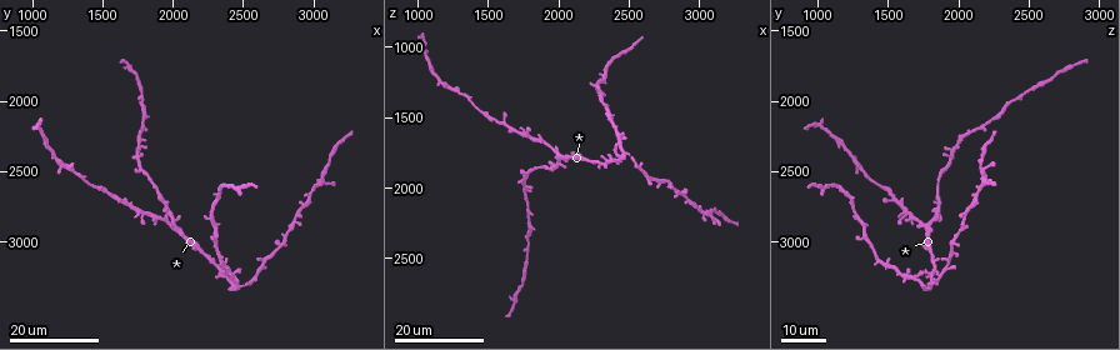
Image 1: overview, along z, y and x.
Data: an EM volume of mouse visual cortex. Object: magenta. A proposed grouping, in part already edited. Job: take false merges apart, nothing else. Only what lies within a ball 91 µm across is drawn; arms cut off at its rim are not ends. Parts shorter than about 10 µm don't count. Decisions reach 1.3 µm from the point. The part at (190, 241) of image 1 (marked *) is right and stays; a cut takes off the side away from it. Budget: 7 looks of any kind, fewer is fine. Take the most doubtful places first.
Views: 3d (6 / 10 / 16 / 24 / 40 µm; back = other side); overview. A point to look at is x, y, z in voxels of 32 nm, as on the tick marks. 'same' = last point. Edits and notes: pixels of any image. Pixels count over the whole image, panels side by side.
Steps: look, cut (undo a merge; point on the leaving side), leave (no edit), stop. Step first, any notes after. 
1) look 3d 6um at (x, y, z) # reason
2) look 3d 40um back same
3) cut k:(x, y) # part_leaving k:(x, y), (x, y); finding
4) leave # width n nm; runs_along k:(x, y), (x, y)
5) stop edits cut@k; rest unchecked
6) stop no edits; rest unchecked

look 3d 16um at (1760, 1940, 2460) # calibre changes

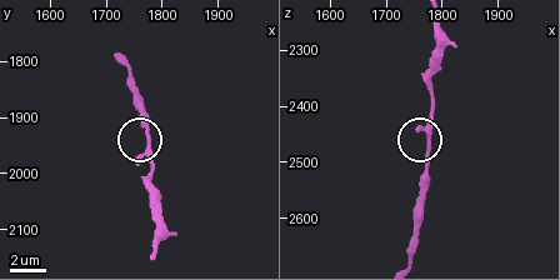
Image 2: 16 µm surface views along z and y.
look 3d 6um at (1775, 1955, 2455)

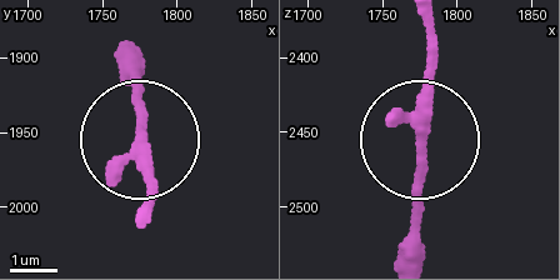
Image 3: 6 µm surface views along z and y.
leave # arms 3; all the same cell

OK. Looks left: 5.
look 3d 24um at (2880, 2800, 2060) # side arm on a straight run

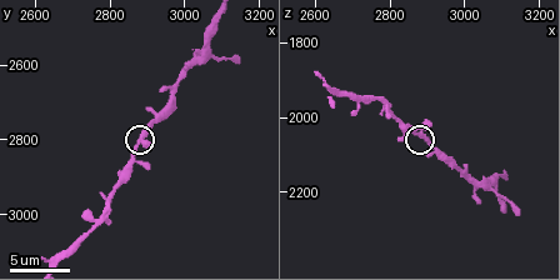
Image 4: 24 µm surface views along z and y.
look 3d 6um at (2880, 2800, 2050)

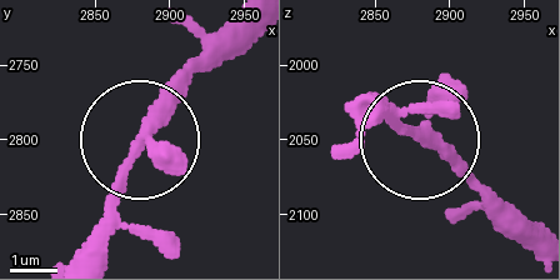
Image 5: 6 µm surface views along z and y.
leave # width 250 nm; runs_along 5:(365, 100), (449, 149), (493, 193); one cell here

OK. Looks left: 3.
look 3d 24um at (2320, 3180, 1840) # three arms meet

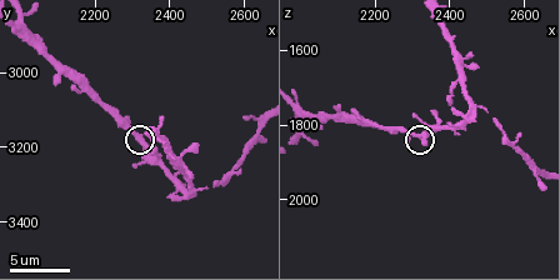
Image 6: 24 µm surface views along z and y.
look 3d 6um at (2330, 3200, 1830)

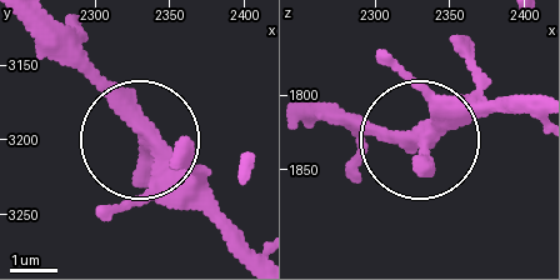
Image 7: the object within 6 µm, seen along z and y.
look 3d 6um back at (2332, 3192, 1828) # other side

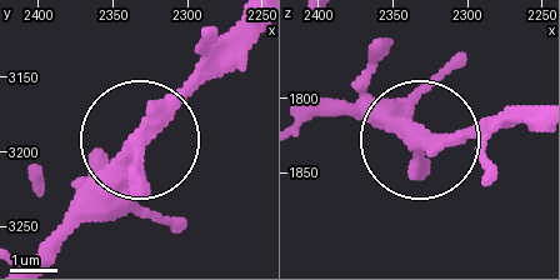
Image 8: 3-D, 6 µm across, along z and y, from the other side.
leave # runs_along 8:(539, 110), (415, 145), (316, 110); continuous, no second cell

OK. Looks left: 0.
stop no edits; rest unchecked

